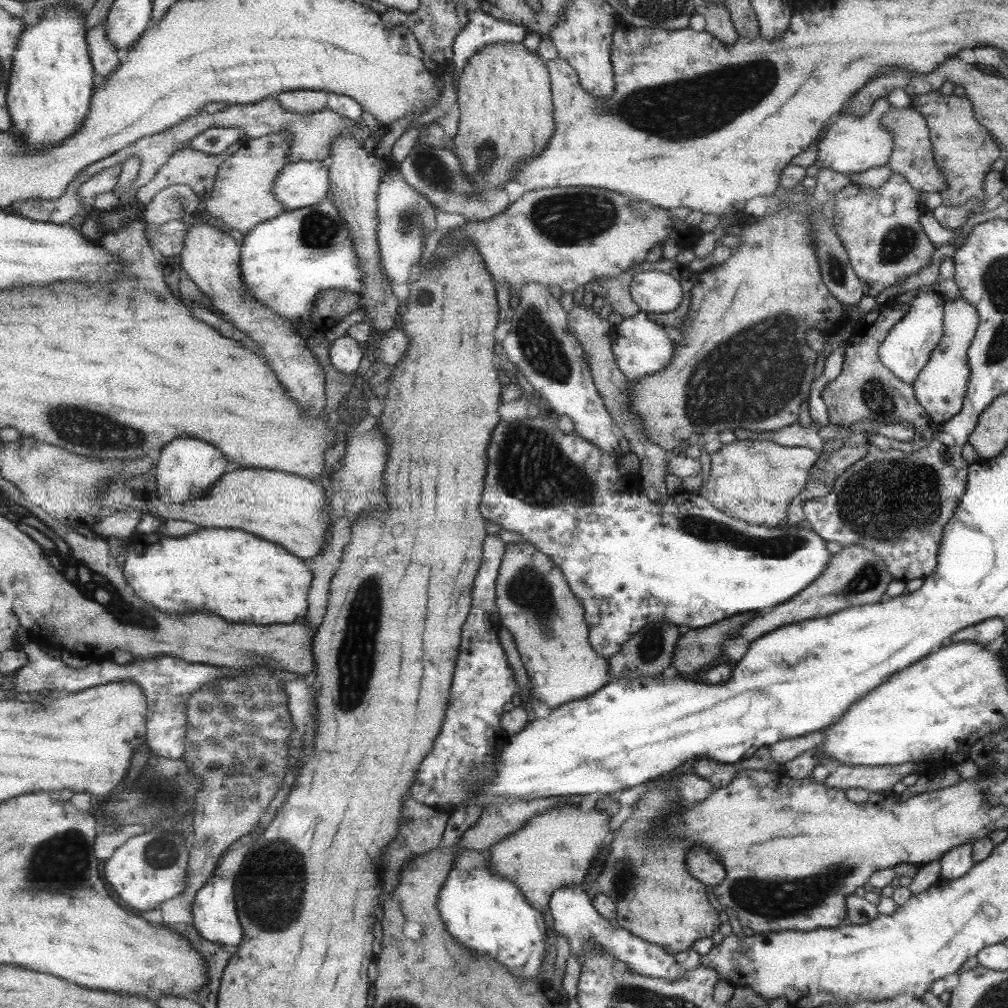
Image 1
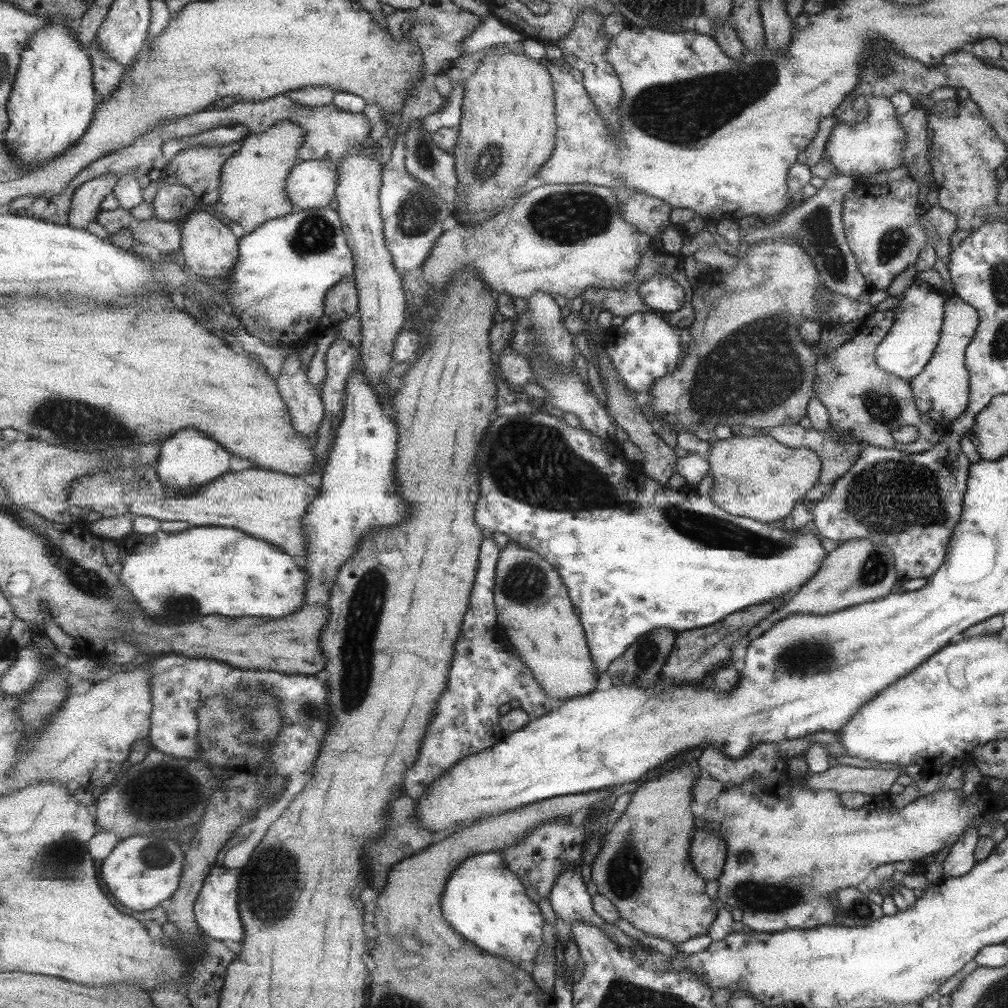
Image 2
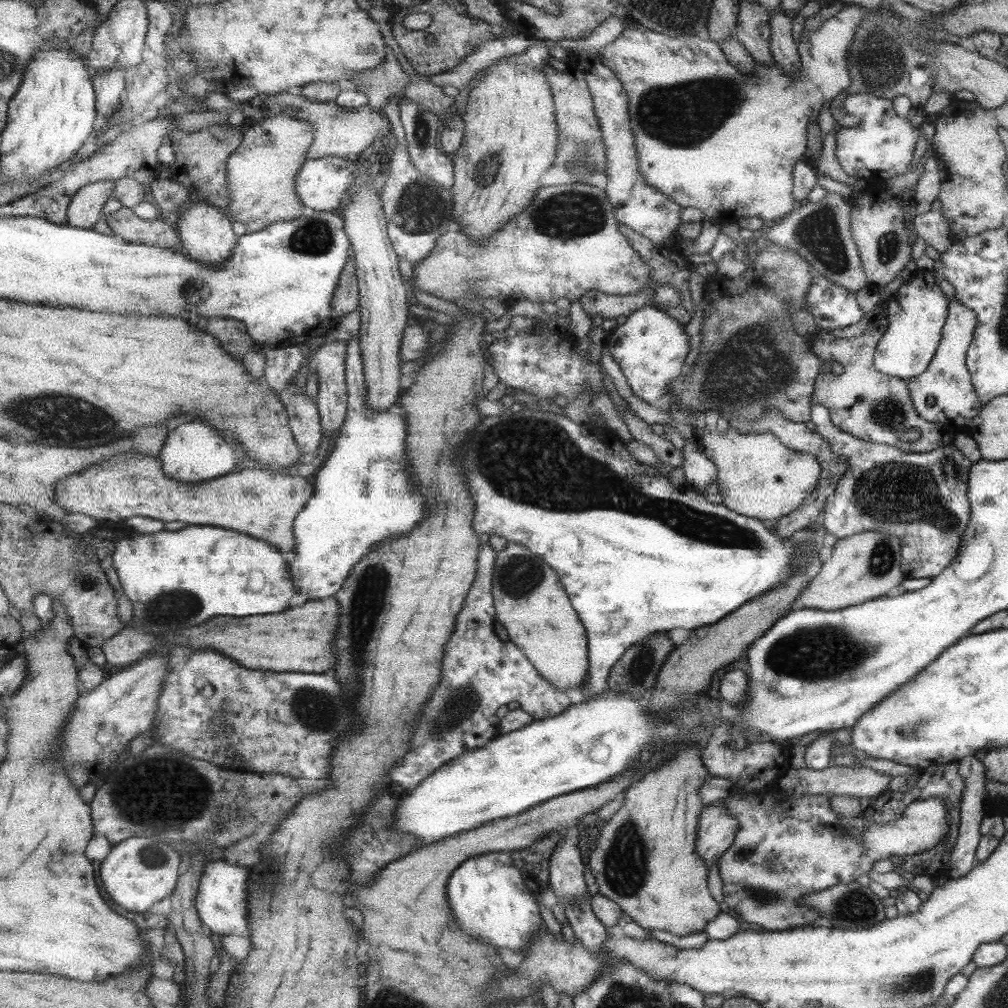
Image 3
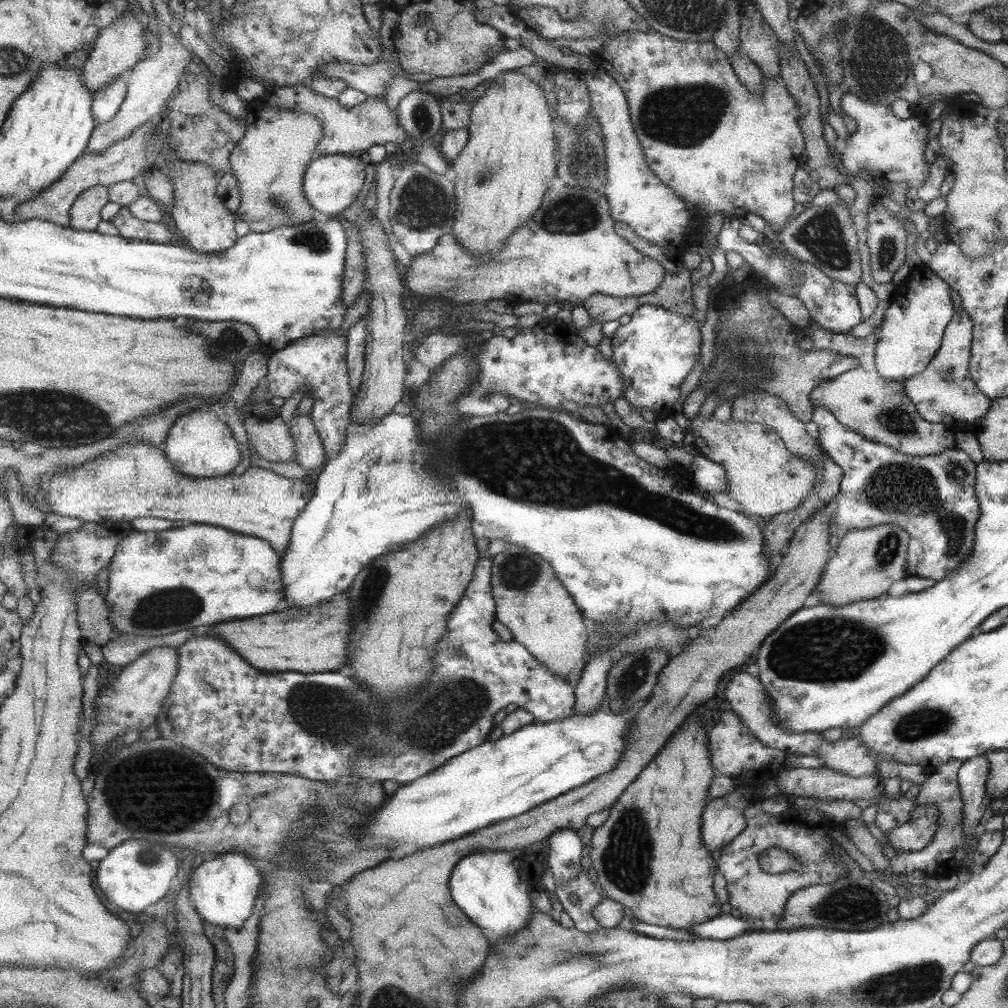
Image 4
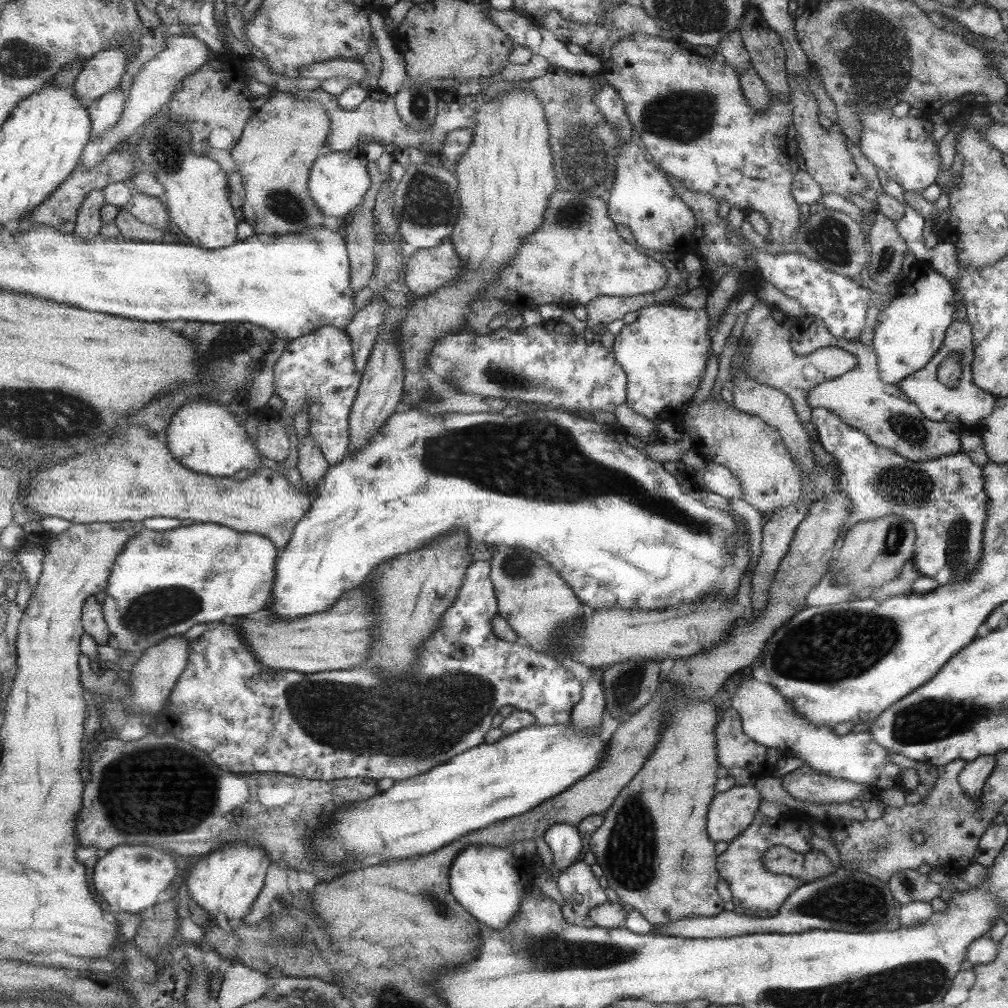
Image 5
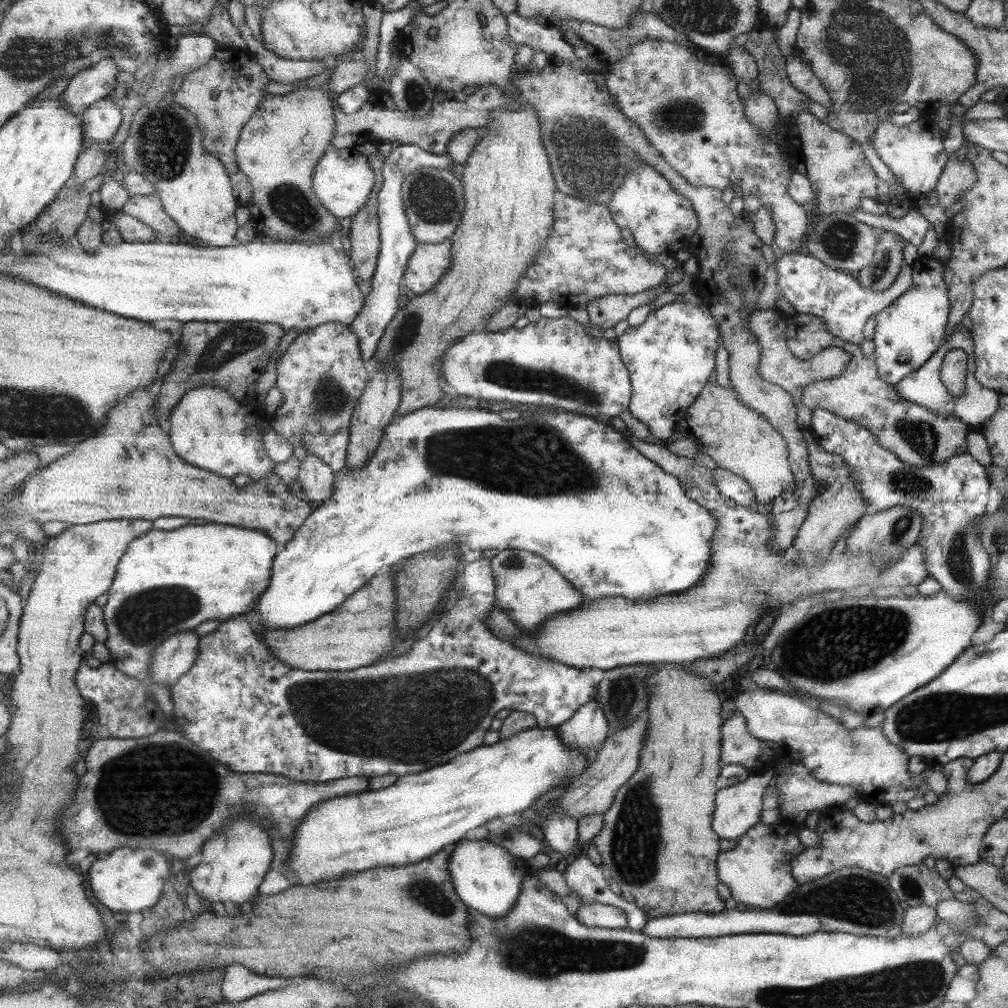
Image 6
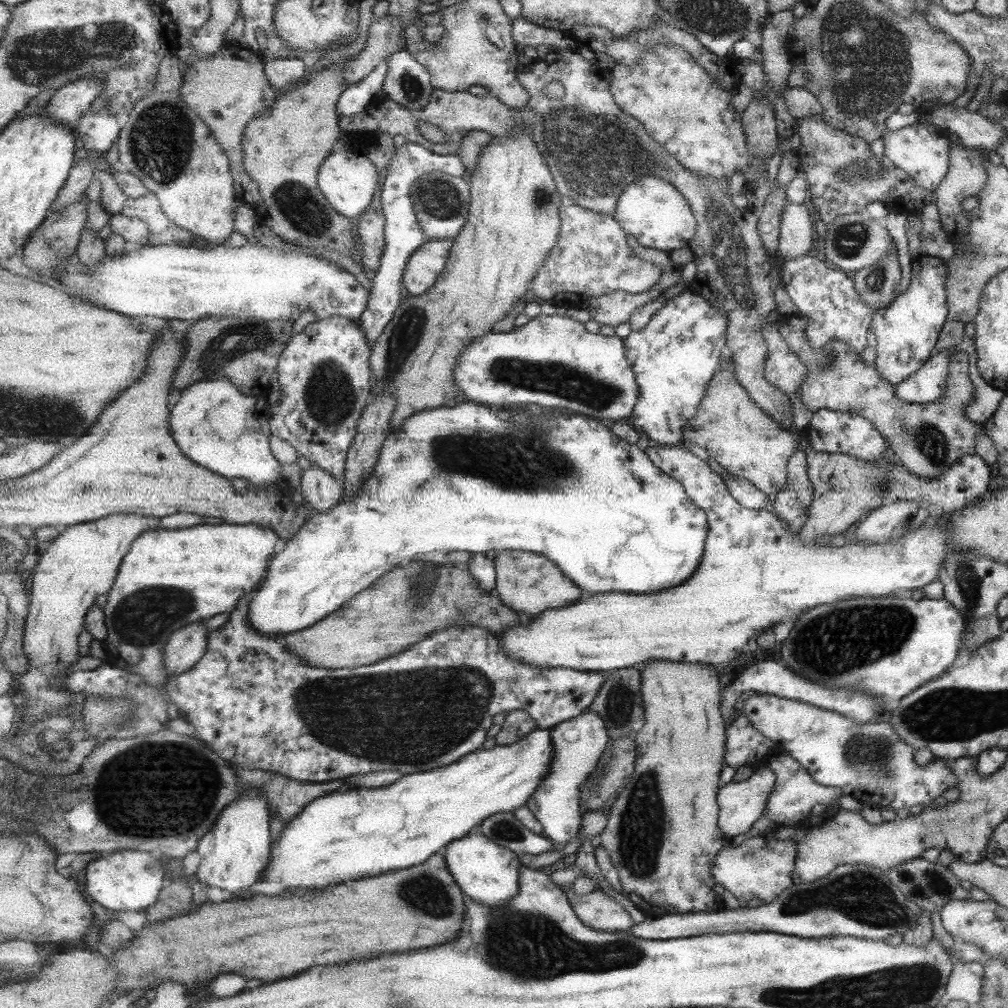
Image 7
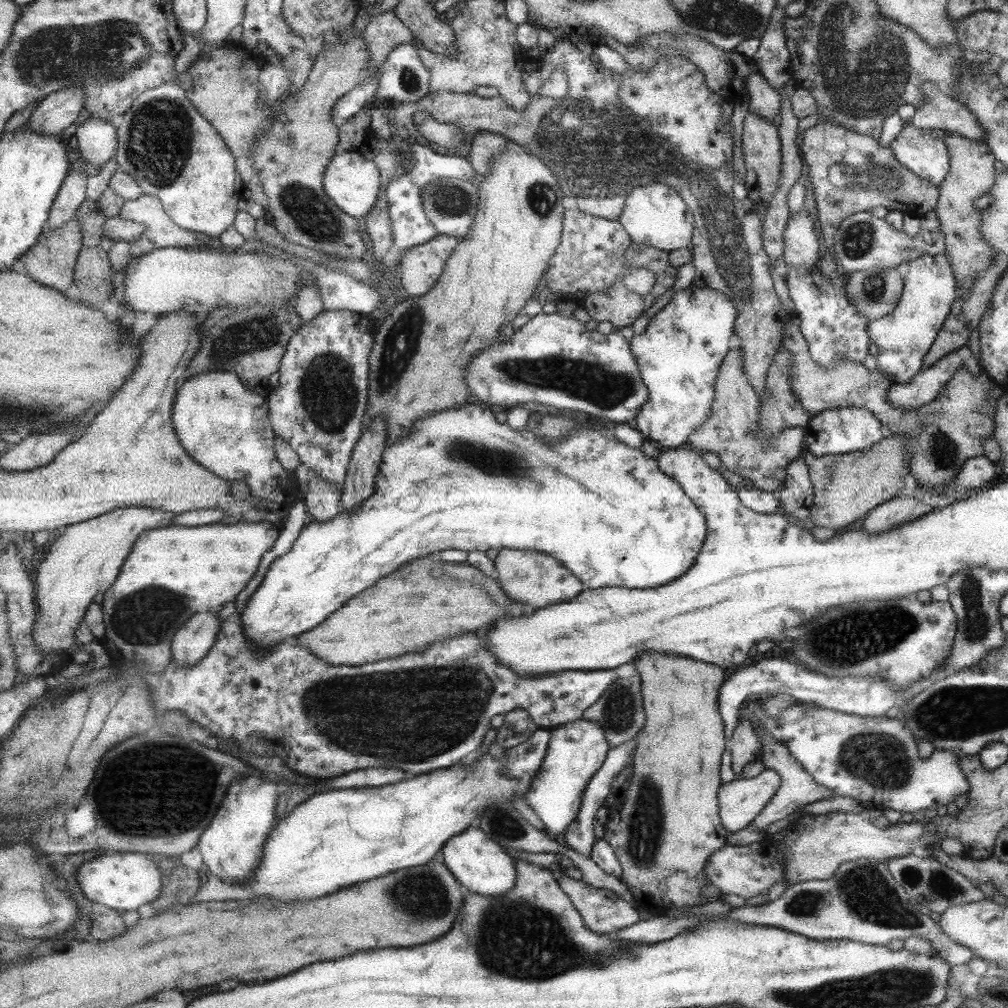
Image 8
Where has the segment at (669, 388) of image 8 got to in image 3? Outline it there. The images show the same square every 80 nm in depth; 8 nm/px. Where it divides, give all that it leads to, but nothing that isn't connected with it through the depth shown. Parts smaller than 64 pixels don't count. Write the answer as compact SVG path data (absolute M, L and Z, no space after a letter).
M644 306L634 310L624 324L616 325L608 331L603 346L609 349L612 359L624 374L631 392L647 404L661 405L668 396L668 384L671 384L681 374L683 360L689 352L689 337L685 336L684 325L670 318L665 310Z

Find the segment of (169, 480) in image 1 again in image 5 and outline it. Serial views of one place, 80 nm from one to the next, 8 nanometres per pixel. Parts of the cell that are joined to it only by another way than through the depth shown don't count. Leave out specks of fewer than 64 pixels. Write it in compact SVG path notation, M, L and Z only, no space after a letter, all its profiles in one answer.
M195 398L191 402L187 402L187 406L179 409L175 414L177 418L173 418L167 428L165 439L168 441L171 452L175 455L183 466L203 474L220 477L232 477L239 470L247 470L249 474L255 474L258 468L263 467L261 457L264 457L257 444L257 440L253 442L247 434L247 430L237 422L235 414L222 405L219 401L212 401L207 398Z

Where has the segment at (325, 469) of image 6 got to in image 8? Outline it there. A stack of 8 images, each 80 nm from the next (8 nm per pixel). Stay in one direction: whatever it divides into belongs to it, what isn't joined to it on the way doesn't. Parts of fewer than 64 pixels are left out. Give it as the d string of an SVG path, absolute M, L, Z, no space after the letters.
M314 473L309 475L308 492L303 501L317 523L333 521L343 512L342 491Z

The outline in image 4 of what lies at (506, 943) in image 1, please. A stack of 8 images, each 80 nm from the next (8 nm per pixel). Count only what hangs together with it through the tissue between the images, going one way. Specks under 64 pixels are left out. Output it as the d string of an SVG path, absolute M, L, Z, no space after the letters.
M486 850L477 851L463 857L455 866L450 877L450 887L454 901L467 913L473 922L477 923L483 931L493 939L510 939L521 929L524 929L535 910L531 904L531 886L525 883L522 868L515 864L515 856L511 851Z

